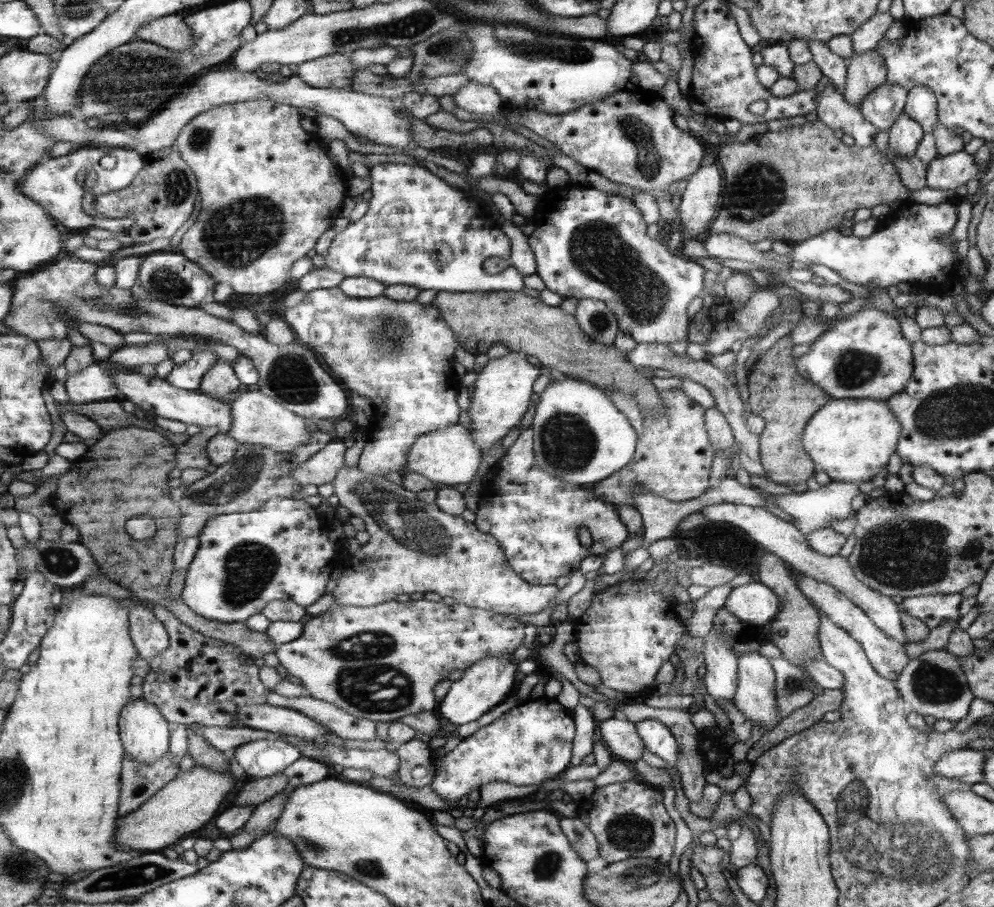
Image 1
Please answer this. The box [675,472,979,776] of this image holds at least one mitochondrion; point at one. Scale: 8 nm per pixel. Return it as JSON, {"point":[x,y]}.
{"point":[931,684]}

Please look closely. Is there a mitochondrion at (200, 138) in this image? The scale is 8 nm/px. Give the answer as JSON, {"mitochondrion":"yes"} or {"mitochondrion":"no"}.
{"mitochondrion":"yes"}

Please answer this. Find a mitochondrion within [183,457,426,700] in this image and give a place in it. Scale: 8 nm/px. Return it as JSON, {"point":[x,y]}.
{"point":[250,567]}

